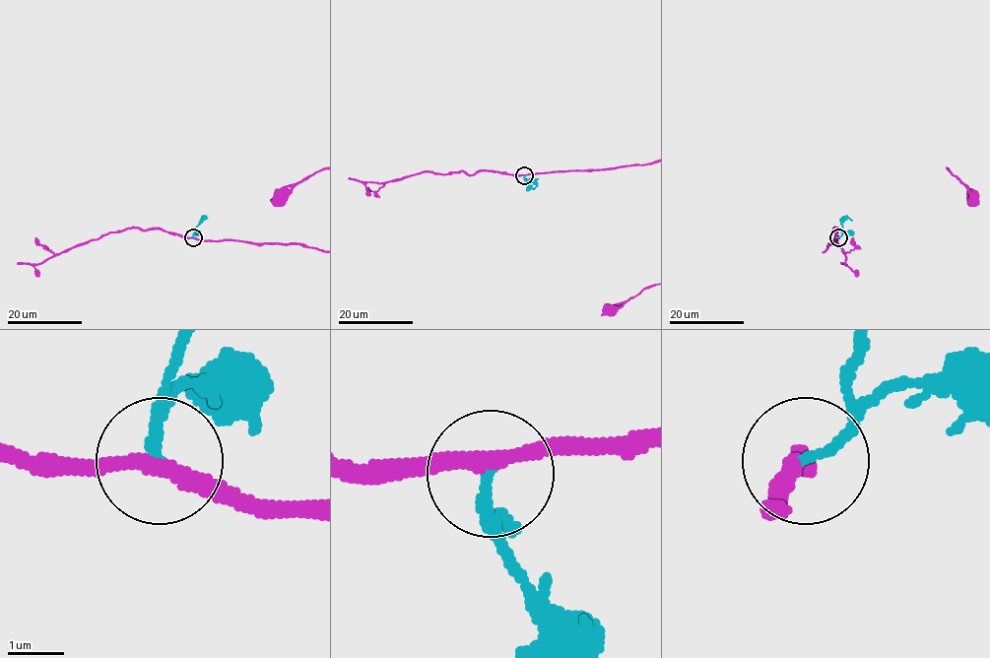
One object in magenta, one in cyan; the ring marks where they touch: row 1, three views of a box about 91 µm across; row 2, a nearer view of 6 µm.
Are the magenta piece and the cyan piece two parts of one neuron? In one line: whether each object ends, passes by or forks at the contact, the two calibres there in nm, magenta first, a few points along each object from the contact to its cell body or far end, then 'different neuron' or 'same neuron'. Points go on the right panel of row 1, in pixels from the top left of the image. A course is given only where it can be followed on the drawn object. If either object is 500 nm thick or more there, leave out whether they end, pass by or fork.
magenta passes by; cyan ends there; 260 nm thick on the magenta side, 180 nm on the other; cyan runs (838, 237), (842, 222), (848, 218), (851, 221); same neuron

